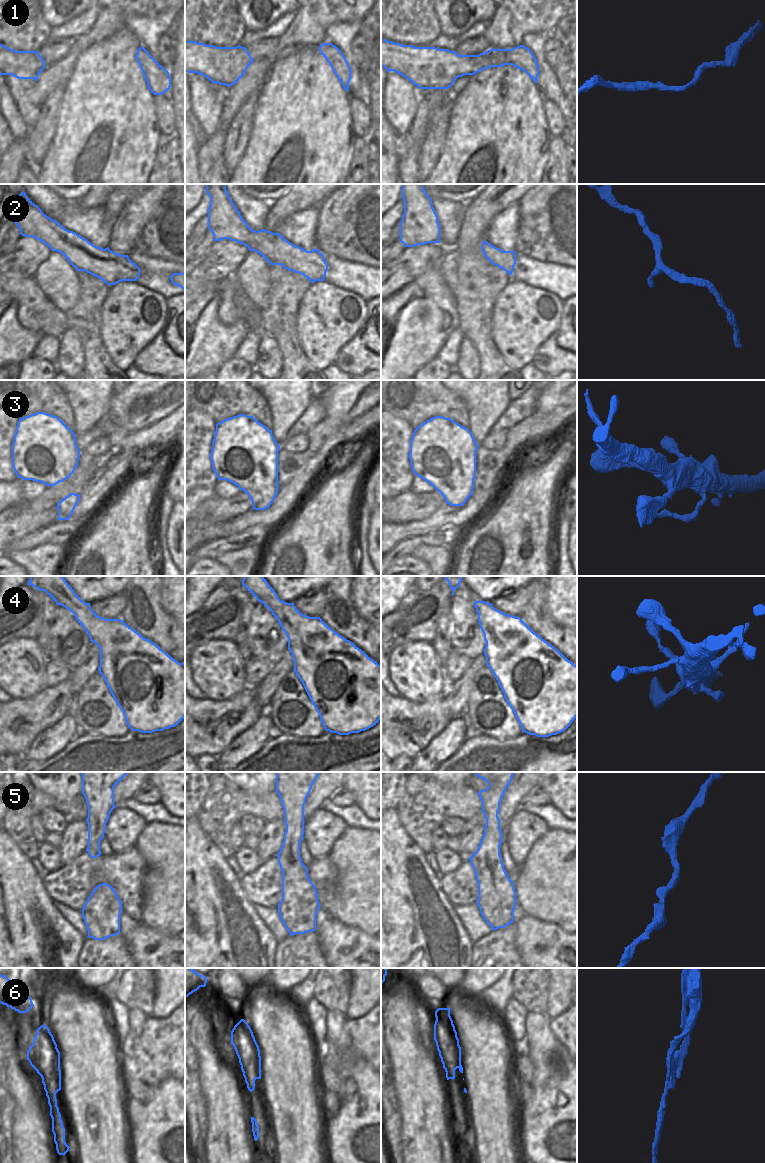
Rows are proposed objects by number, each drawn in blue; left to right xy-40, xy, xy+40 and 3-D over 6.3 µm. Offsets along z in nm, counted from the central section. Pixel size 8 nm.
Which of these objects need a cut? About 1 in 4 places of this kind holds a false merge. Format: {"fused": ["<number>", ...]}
{"fused": ["6"]}

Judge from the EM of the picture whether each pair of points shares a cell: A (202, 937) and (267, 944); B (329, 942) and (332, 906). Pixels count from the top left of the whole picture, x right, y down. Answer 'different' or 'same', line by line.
A: same
B: different

